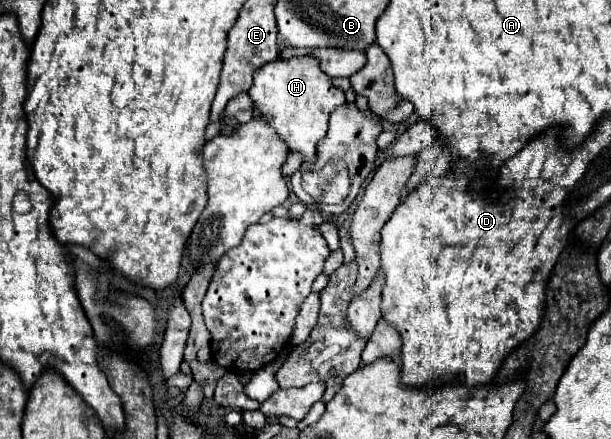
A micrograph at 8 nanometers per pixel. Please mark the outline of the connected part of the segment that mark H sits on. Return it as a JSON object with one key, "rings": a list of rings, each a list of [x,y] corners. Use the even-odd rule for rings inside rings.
{"rings":[[[311,55],[291,59],[279,57],[275,59],[275,63],[265,63],[263,67],[259,67],[249,97],[263,115],[271,117],[271,127],[275,127],[275,131],[291,151],[299,151],[303,155],[303,161],[315,159],[317,141],[327,133],[331,111],[345,103],[343,91],[331,87],[331,79],[323,75],[319,63],[315,63]]]}

